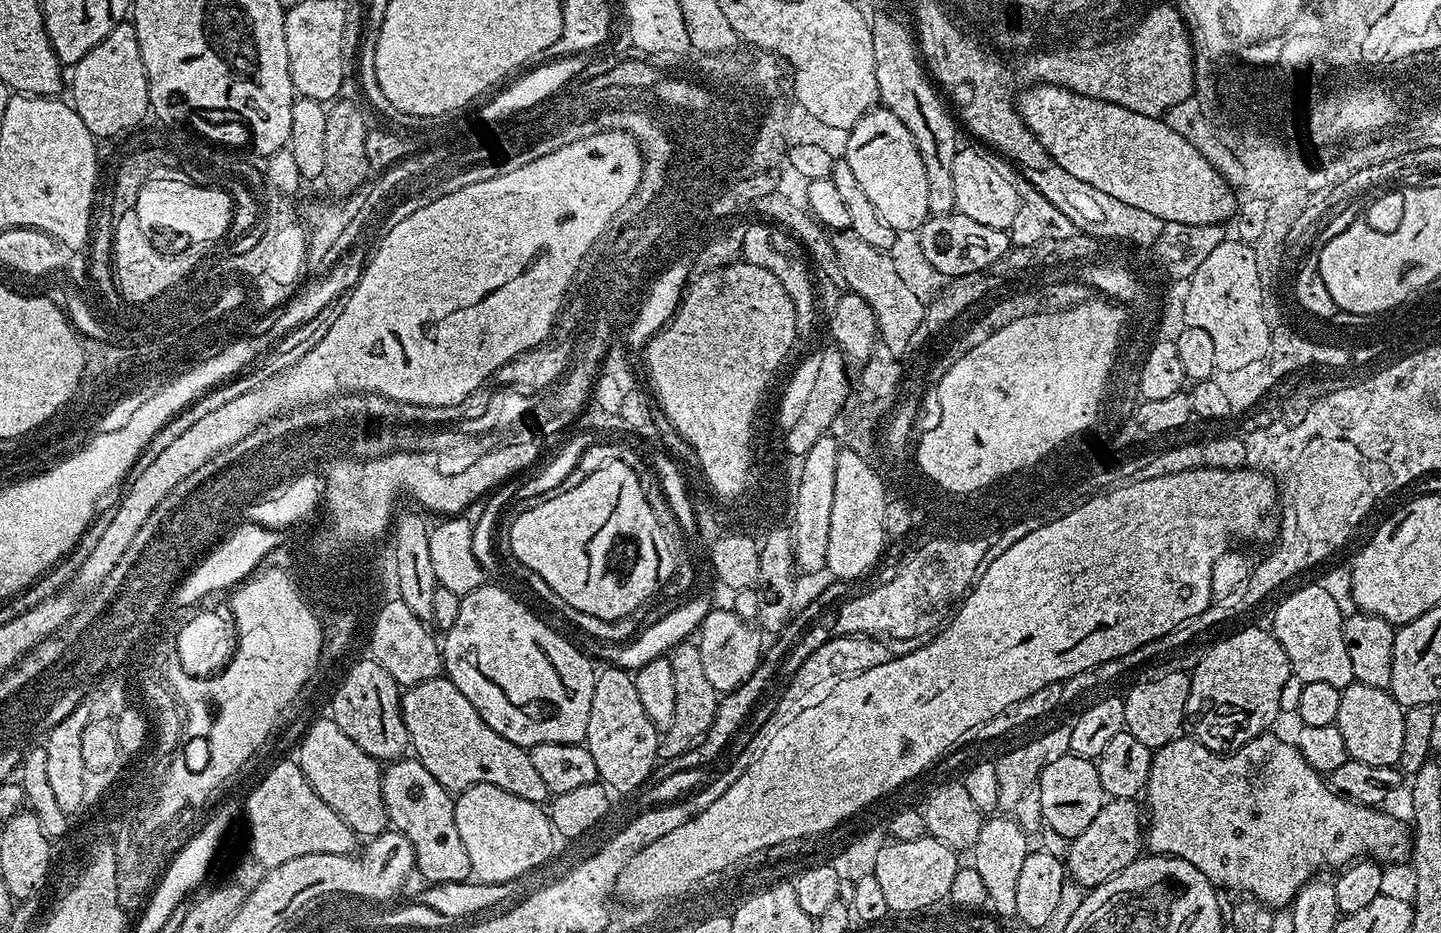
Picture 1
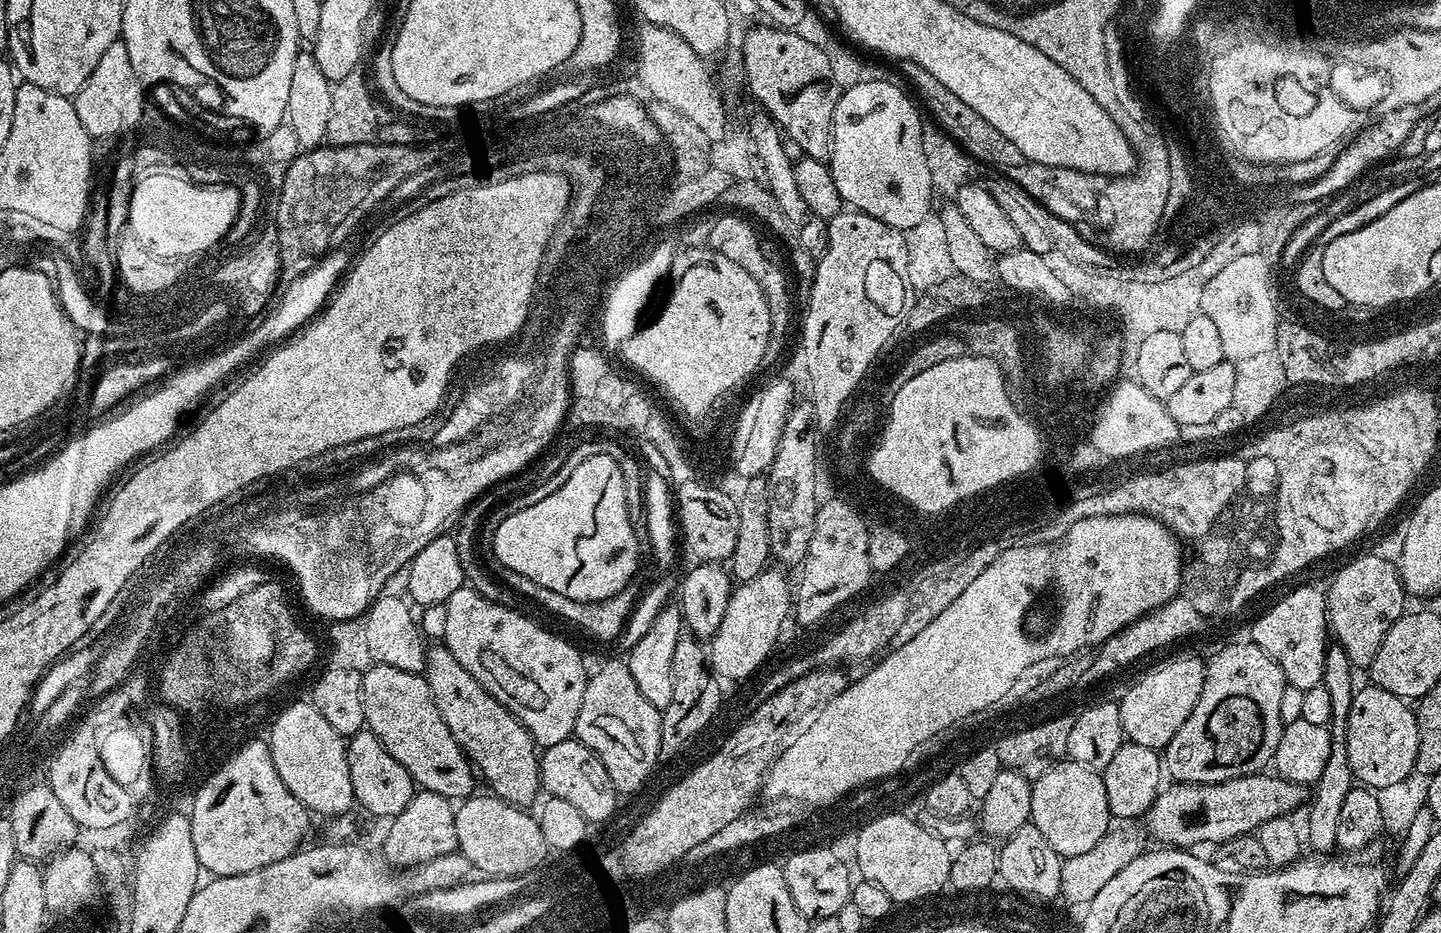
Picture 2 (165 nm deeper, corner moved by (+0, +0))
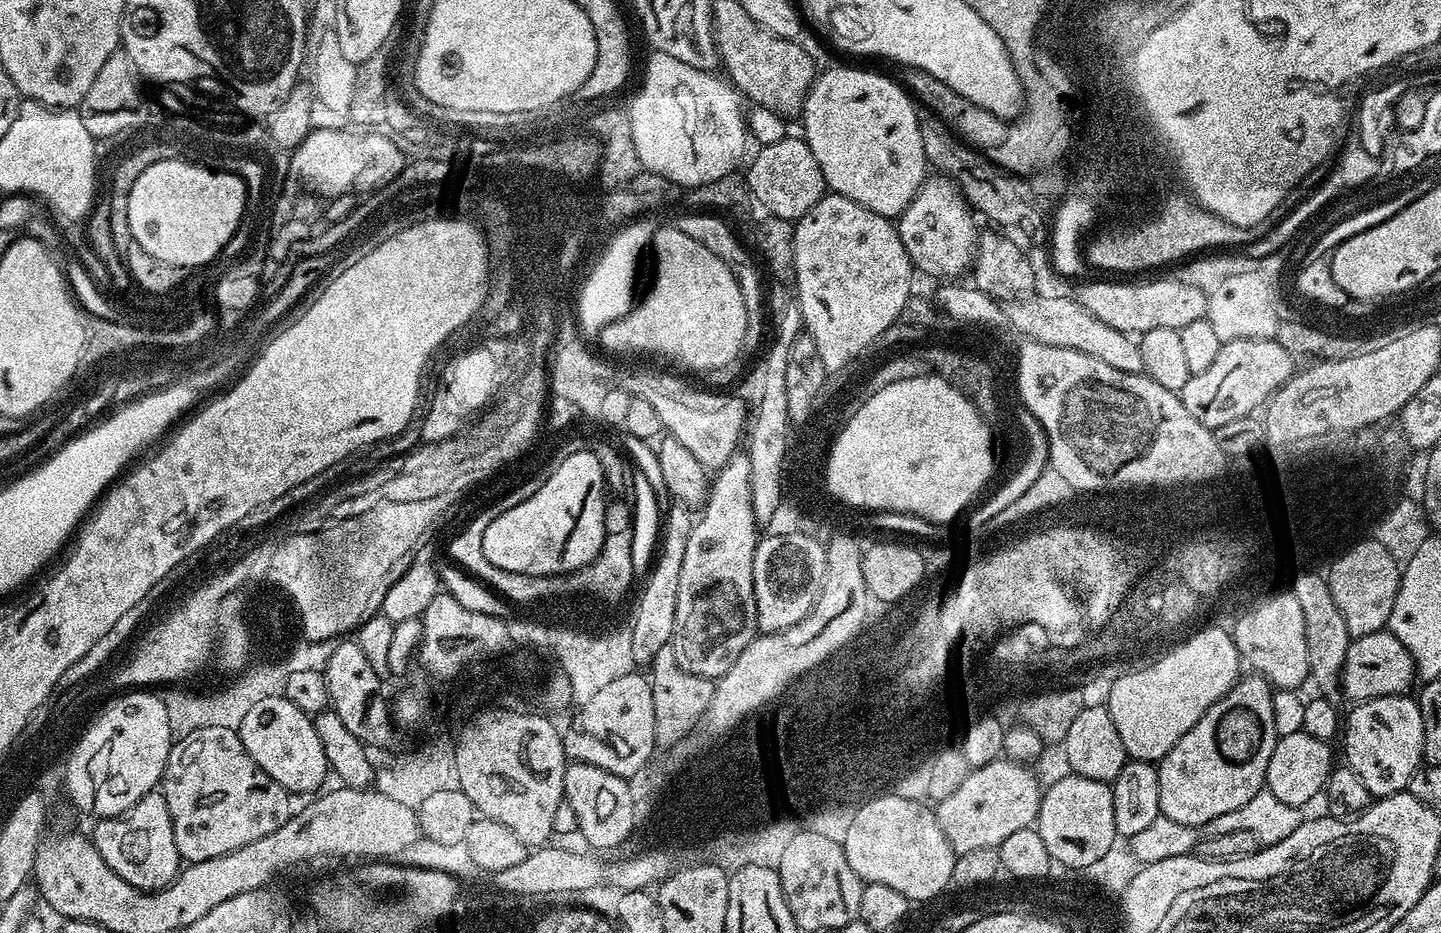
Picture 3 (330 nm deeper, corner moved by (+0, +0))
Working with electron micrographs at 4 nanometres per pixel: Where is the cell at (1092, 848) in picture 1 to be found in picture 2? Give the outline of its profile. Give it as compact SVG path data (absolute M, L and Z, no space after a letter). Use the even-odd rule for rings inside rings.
M1267 771L1255 772L1249 776L1239 776L1226 782L1217 784L1181 784L1172 782L1161 787L1156 800L1150 806L1150 810L1142 817L1143 827L1148 827L1147 835L1157 840L1157 845L1171 846L1177 850L1195 849L1195 844L1209 844L1215 846L1224 840L1238 838L1255 833L1270 818L1288 816L1299 806L1307 801L1310 796L1309 789L1302 784L1295 784L1289 780L1283 780L1281 776L1269 774Z

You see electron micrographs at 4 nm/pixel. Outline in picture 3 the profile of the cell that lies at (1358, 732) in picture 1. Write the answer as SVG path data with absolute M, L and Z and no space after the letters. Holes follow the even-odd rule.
M1411 695L1383 696L1373 700L1362 700L1349 714L1348 720L1342 724L1342 740L1344 736L1343 763L1366 785L1369 797L1392 796L1395 792L1403 792L1408 787L1410 778L1417 768L1421 767L1424 758L1424 727L1422 726L1422 710Z

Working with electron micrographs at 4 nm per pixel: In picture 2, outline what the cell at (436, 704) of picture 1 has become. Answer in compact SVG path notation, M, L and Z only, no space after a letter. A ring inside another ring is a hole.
M373 663L362 672L360 681L367 731L375 734L382 746L406 766L423 791L442 794L453 802L463 801L477 791L478 773L450 734L450 726L442 722L442 714L438 714L430 686L421 673Z

